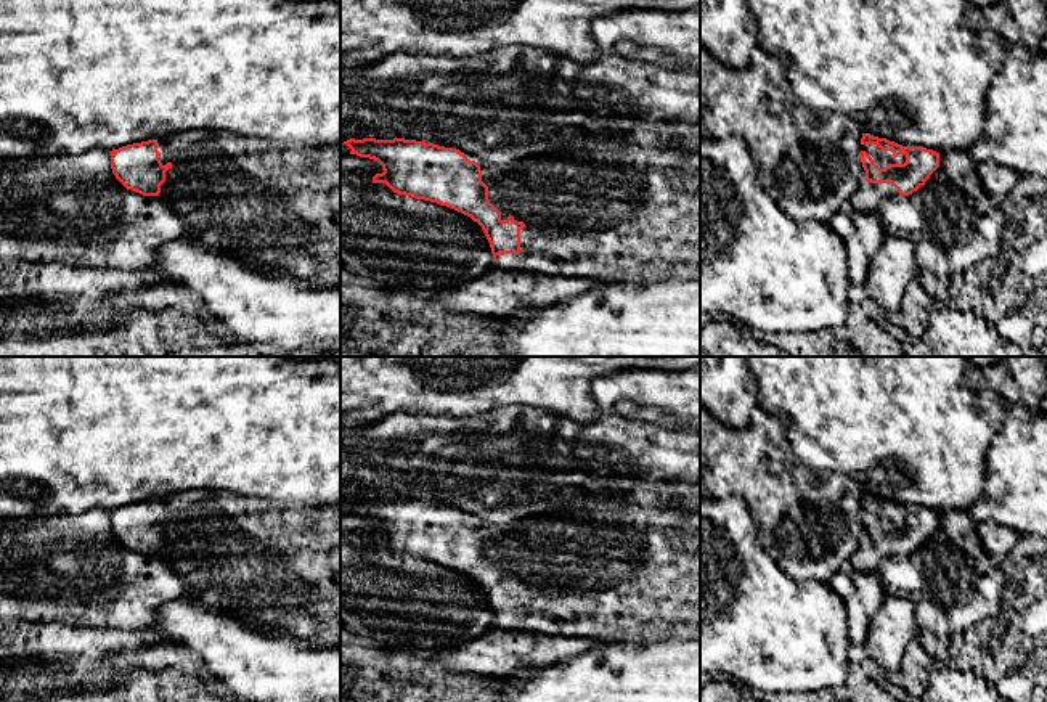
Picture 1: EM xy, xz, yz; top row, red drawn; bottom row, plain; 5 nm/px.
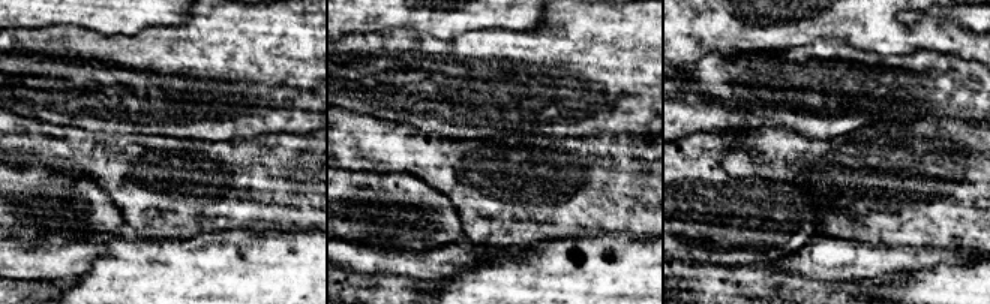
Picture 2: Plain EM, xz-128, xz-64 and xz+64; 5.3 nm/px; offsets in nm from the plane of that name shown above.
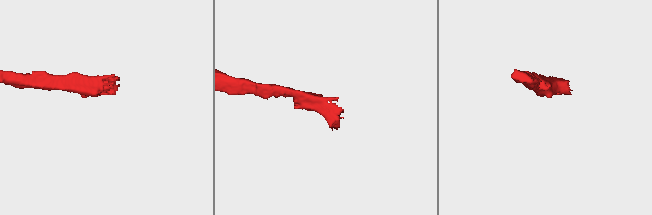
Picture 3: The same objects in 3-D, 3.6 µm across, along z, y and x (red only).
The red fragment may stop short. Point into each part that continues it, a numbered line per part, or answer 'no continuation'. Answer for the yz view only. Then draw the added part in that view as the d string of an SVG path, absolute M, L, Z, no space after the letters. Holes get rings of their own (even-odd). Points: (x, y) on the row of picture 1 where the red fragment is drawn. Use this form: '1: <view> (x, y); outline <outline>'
1: yz (880, 158); outline M862 145L861 151L866 151L880 169L885 169L888 164L904 164L906 162L904 153L894 157L891 151L882 151L877 145Z

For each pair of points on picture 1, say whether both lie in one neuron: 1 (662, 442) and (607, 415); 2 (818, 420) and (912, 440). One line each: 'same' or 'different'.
1: same
2: same

